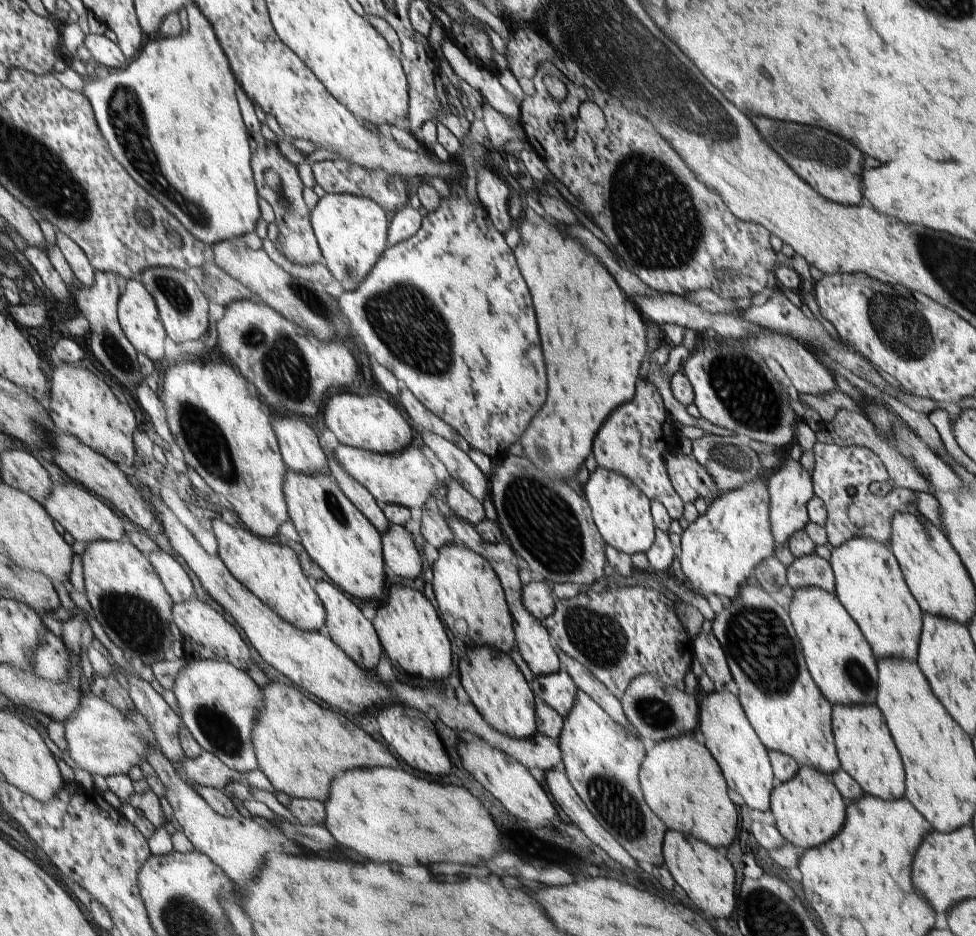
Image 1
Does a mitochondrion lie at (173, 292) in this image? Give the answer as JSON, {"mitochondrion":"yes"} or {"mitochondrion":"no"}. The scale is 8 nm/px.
{"mitochondrion":"yes"}

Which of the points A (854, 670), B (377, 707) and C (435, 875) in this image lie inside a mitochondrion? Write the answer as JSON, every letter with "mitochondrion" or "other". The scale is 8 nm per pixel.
{"A":"mitochondrion","B":"other","C":"other"}

